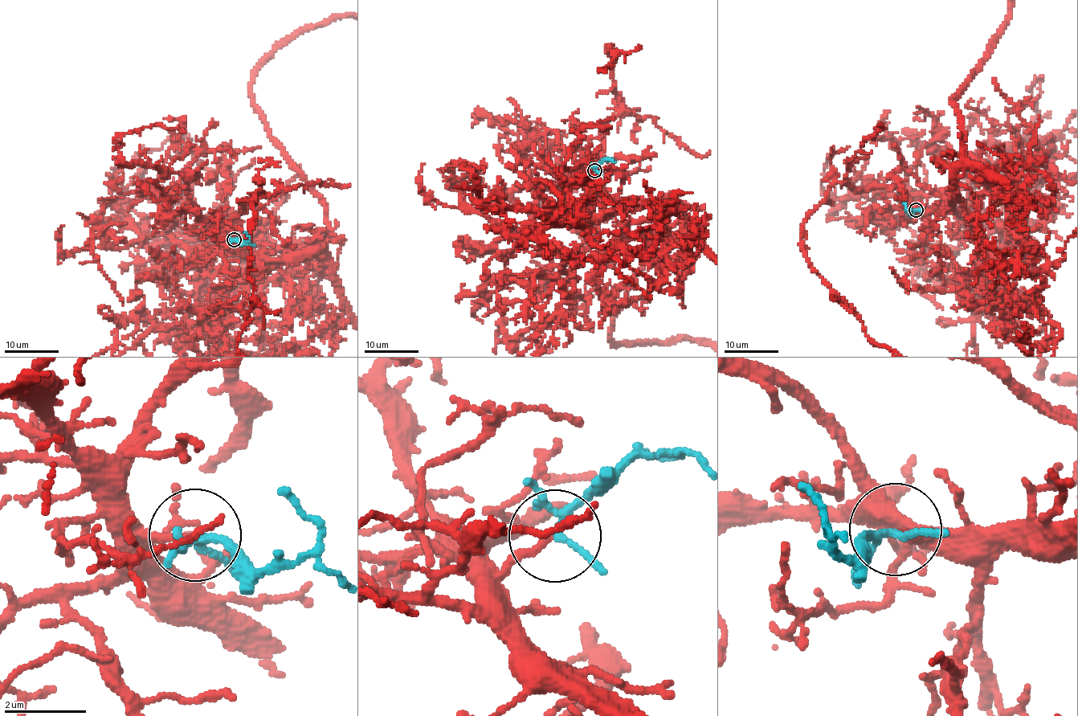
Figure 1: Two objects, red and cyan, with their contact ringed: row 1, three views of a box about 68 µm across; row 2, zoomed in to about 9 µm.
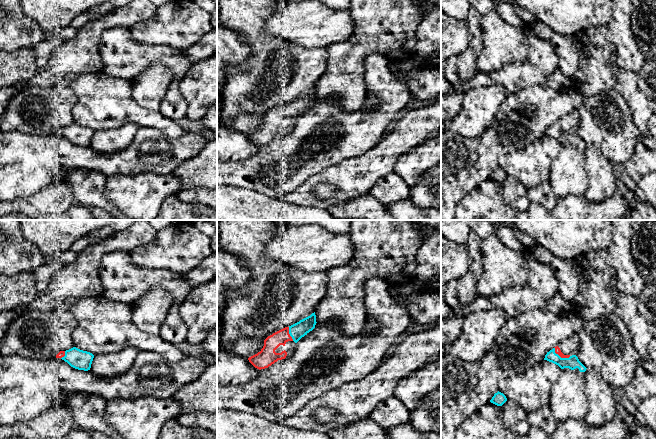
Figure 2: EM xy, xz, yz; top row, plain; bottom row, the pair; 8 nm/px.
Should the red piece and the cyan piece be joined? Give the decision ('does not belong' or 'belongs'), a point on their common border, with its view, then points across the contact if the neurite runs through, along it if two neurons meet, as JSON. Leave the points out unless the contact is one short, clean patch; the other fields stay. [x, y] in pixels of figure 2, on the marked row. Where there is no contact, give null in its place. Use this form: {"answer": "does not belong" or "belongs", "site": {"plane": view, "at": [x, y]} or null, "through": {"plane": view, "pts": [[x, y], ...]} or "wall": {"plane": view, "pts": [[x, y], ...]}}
{"answer": "belongs", "site": {"plane": "yz", "at": [560, 356]}}

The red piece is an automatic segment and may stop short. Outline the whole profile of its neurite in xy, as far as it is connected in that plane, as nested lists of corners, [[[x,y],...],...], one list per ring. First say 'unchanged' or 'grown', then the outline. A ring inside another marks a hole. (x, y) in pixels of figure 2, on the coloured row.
grown; [[[73,347],[66,351],[60,351],[56,358],[61,358],[75,369],[88,371],[91,368],[94,355]]]

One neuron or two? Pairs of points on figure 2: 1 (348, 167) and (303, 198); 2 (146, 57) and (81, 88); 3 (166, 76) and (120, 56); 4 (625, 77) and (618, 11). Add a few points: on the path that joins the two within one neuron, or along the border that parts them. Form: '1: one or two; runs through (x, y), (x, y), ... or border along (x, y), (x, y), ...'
1: one; runs through (336, 175), (318, 178), (310, 186)
2: two; border along (102, 71), (111, 76), (124, 78), (130, 82)
3: two; border along (169, 68), (160, 63), (152, 62), (131, 82)
4: two; border along (616, 65), (622, 69), (632, 70), (637, 74)

